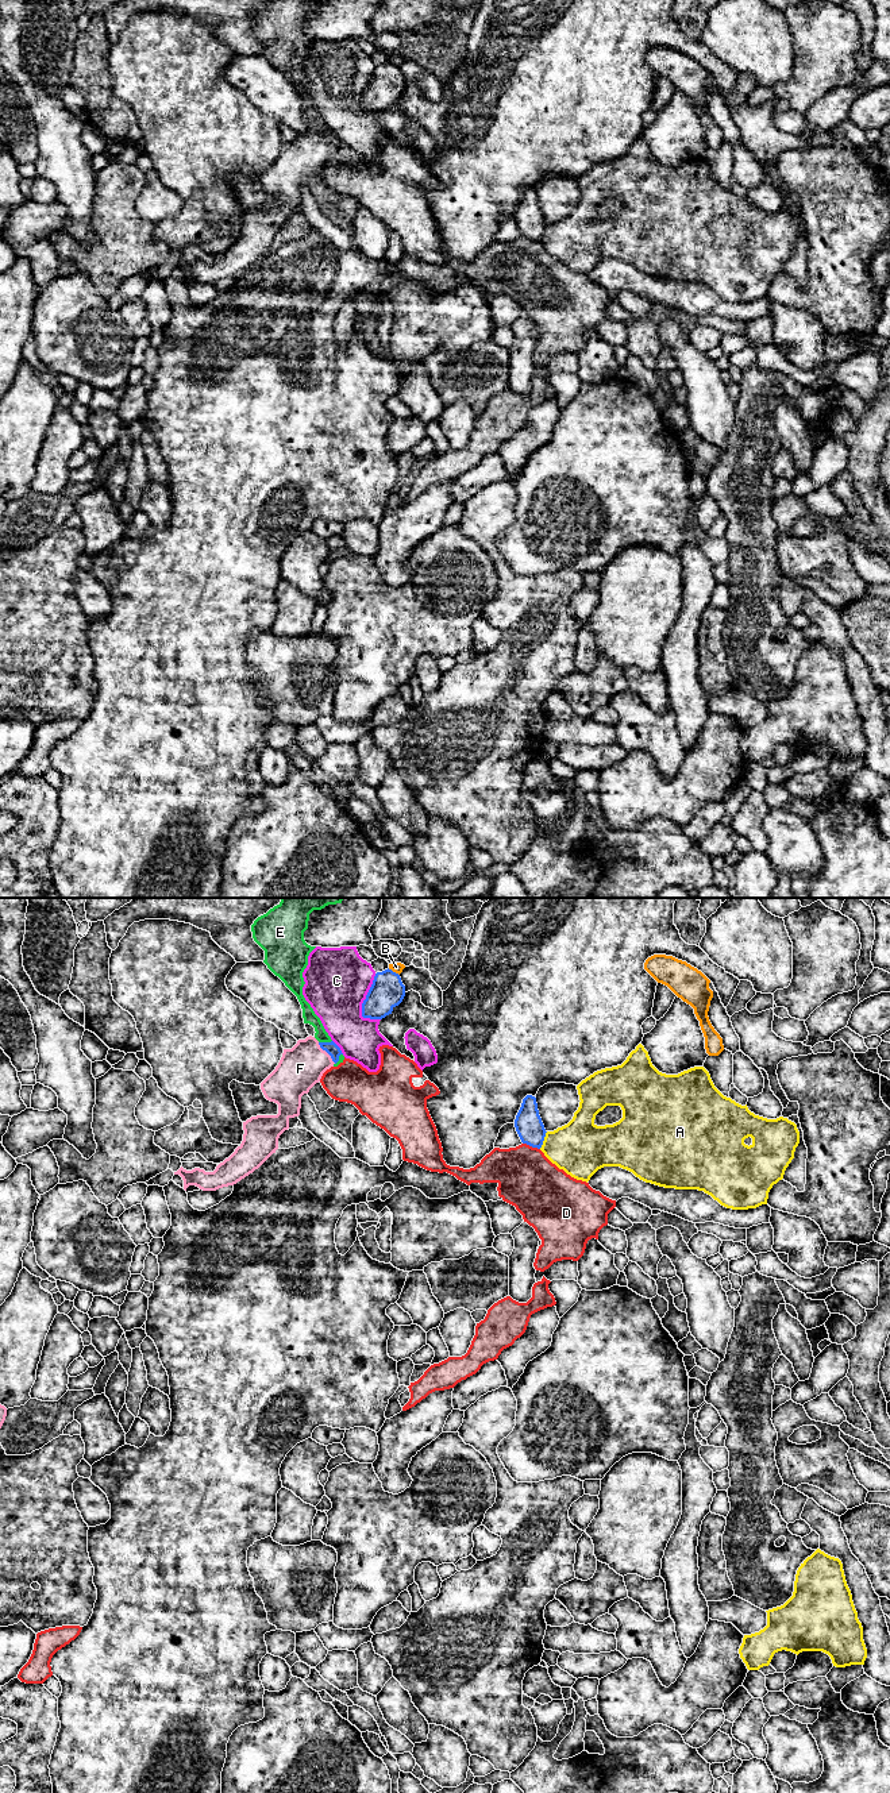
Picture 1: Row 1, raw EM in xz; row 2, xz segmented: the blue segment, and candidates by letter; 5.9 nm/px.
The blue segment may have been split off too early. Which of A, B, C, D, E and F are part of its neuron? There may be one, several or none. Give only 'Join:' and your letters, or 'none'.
Join: F

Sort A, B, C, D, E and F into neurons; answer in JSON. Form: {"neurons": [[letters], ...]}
{"neurons": [["A"], ["B"], ["C"], ["D"], ["E"], ["F"]]}

